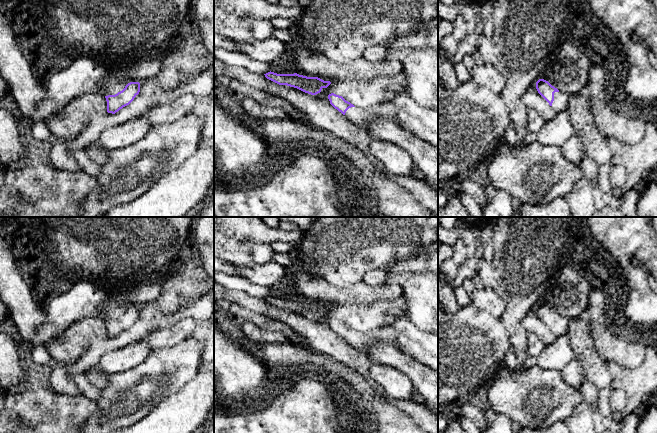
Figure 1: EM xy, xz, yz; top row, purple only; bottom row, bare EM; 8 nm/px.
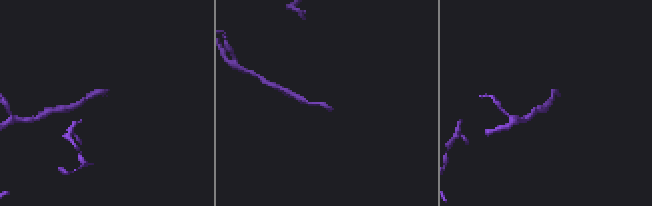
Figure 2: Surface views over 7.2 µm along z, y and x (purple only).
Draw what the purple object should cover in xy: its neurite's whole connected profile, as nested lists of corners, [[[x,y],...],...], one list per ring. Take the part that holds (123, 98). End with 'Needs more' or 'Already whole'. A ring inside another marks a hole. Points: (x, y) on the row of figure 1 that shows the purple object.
[[[130,82],[125,88],[115,95],[105,96],[107,112],[115,114],[123,107],[129,105],[140,92],[139,82]]]. Already whole

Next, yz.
[[[544,79],[536,82],[536,89],[557,113],[567,110],[569,94],[559,91]]]. Needs more

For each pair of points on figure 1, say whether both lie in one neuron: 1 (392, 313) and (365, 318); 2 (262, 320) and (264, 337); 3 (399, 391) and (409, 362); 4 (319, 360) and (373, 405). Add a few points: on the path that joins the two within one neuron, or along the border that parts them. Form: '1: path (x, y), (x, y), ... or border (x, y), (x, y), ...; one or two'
1: path (385, 313), (372, 316); one
2: border (241, 320), (285, 336); two
3: border (383, 365), (395, 367), (402, 372), (415, 390); two
4: path (333, 366), (359, 391); one

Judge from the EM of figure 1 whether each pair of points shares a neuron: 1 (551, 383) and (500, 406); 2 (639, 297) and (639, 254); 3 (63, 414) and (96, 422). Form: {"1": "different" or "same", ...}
{"1": "same", "2": "same", "3": "different"}

